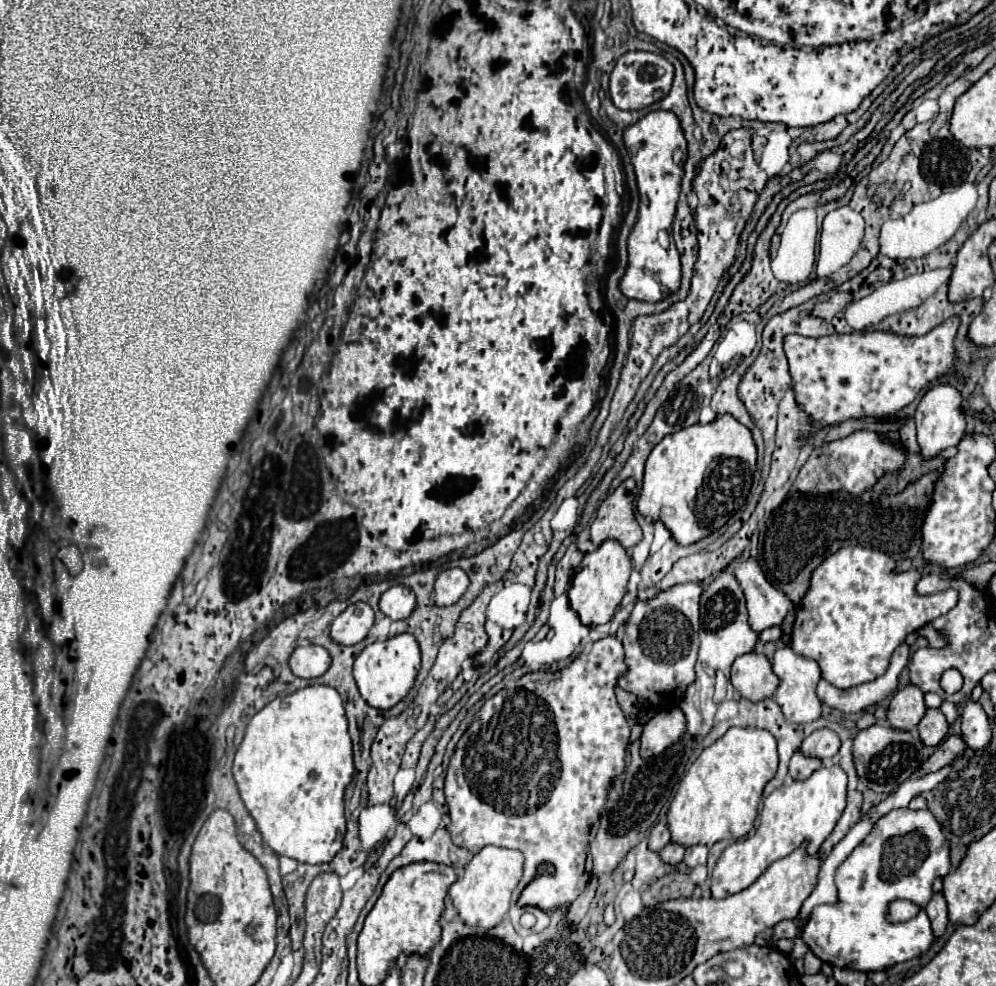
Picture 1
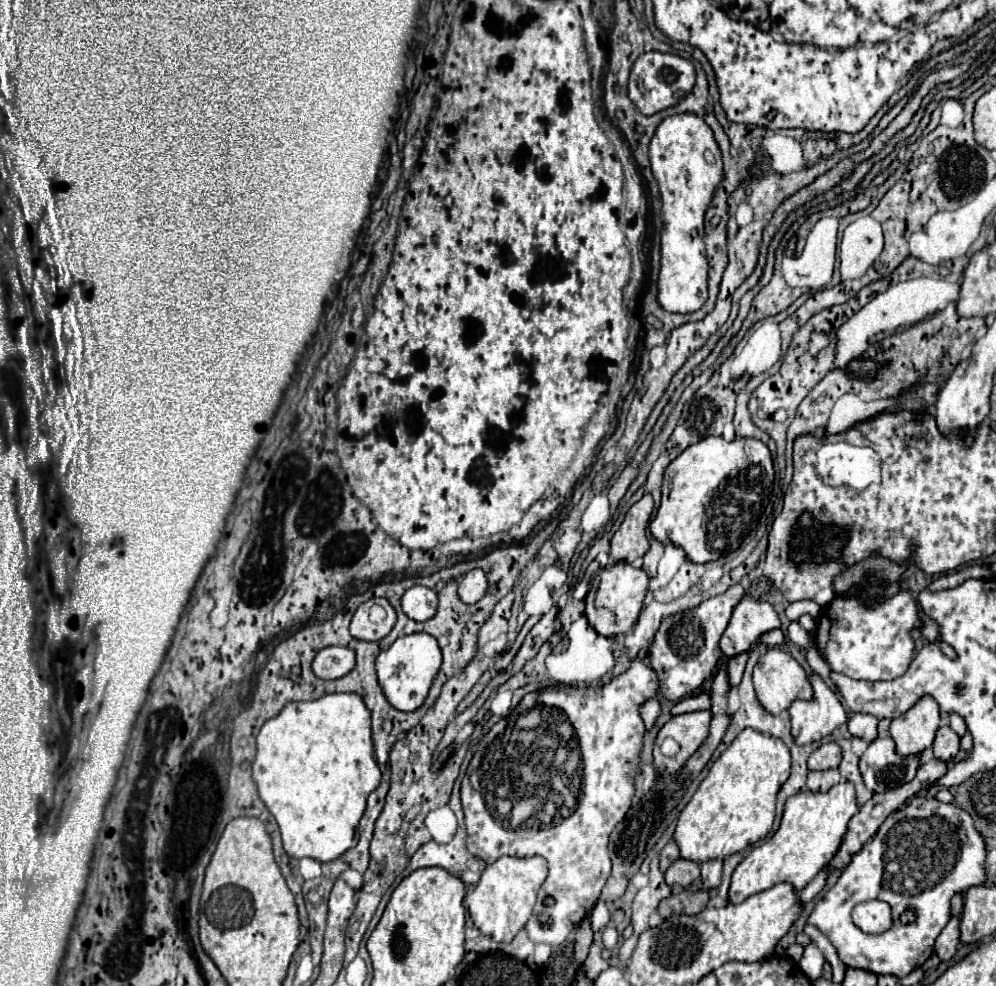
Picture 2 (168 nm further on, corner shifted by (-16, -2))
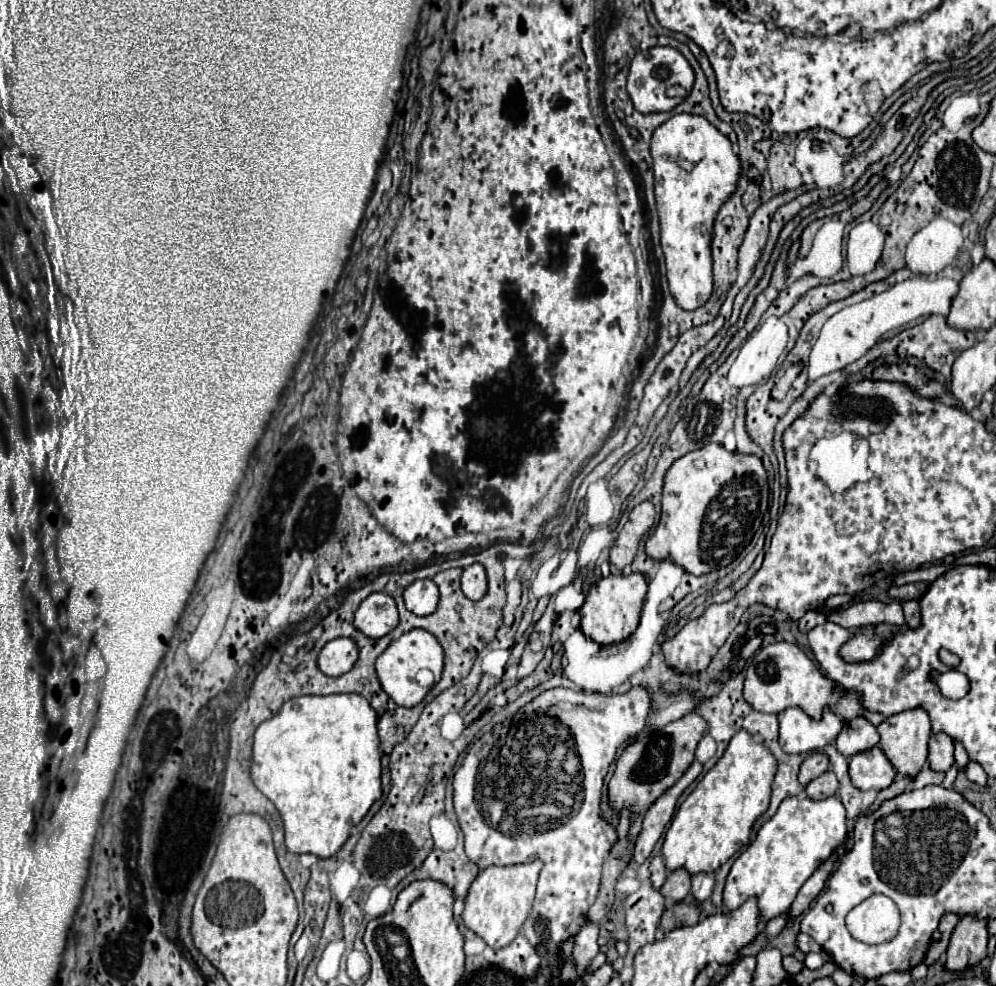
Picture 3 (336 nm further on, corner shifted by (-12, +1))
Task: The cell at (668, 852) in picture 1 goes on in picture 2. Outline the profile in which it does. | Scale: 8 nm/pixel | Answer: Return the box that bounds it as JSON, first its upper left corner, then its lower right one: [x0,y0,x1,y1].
[666,858,700,886]

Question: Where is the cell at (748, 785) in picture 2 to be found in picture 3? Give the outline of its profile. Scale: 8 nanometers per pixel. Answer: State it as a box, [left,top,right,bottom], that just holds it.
[662,729,776,877]

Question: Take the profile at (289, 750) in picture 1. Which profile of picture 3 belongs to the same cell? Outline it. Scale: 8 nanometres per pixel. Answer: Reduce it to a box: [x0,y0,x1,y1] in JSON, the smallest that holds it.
[252,695,382,859]

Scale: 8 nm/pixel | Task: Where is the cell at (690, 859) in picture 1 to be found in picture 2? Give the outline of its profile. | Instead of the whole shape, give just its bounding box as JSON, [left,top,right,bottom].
[702,860,722,888]

